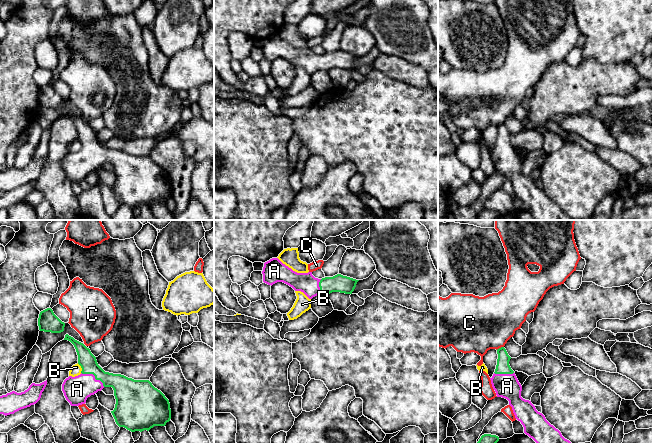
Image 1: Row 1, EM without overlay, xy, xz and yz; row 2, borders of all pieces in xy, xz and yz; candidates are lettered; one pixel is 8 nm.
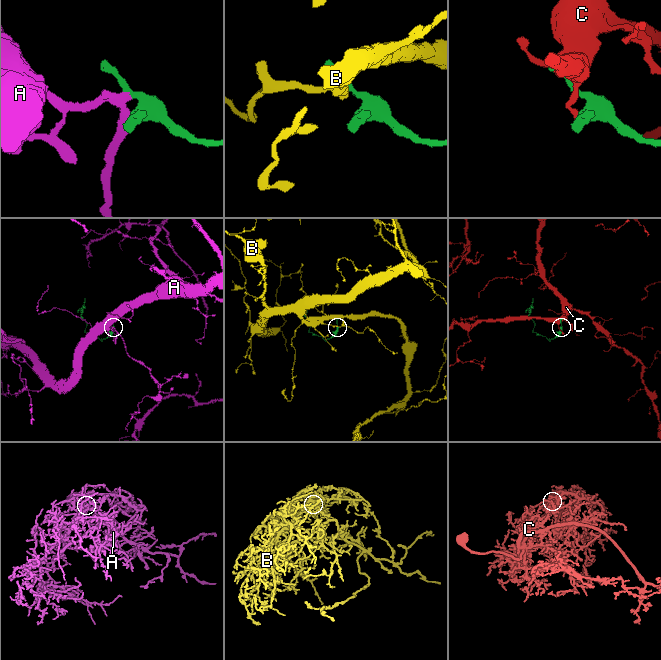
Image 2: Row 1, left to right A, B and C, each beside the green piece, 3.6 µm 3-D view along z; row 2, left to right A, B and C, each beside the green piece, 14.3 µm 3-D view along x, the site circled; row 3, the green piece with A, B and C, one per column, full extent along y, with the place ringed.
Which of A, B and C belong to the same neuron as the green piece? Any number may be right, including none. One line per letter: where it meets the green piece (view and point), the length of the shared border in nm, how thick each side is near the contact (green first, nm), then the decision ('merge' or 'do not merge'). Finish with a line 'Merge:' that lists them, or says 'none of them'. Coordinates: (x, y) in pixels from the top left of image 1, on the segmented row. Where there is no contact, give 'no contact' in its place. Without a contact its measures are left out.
A: xy (94, 375) | 220 nm | 160/220 nm | merge
B: xy (81, 367) | 90 nm | 140/90 nm | do not merge
C: yz (499, 348) | 70 nm | 110/440 nm | do not merge
Merge: A

